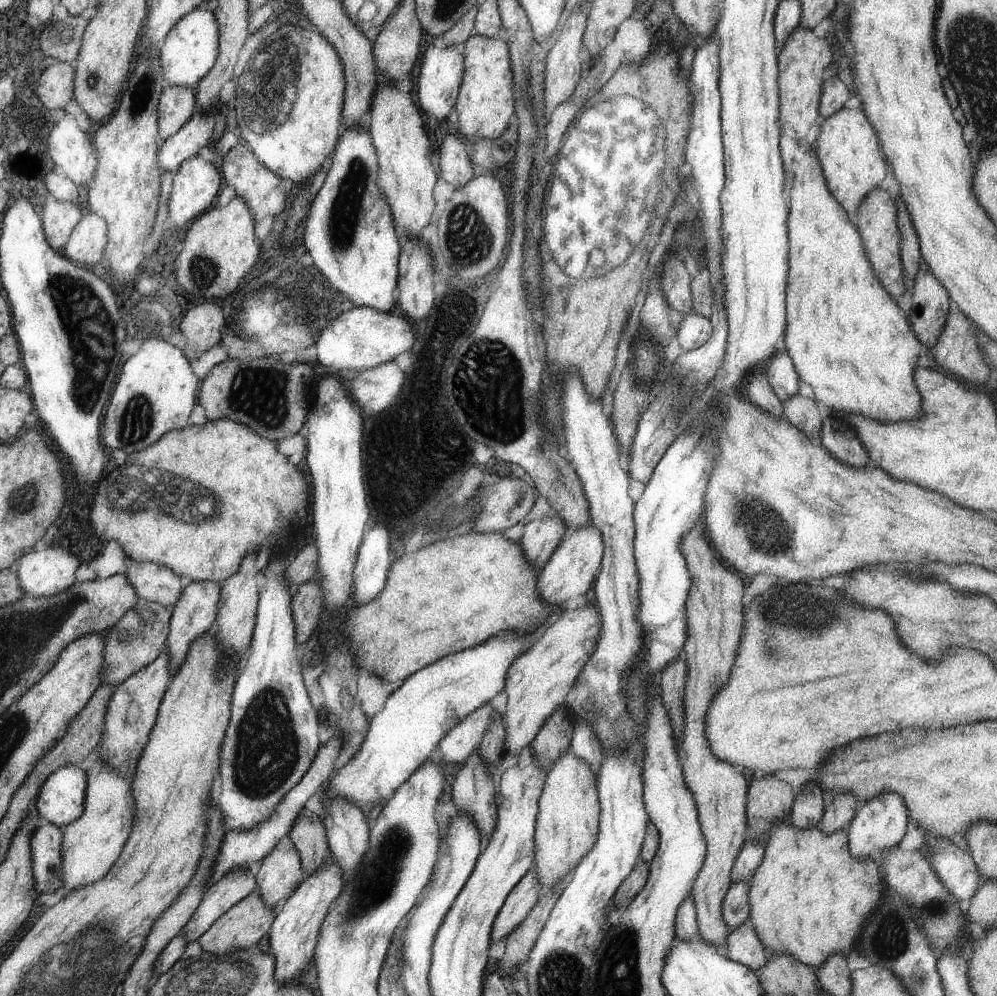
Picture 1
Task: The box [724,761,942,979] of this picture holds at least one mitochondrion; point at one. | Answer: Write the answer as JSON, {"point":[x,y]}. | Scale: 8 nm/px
{"point":[886,939]}

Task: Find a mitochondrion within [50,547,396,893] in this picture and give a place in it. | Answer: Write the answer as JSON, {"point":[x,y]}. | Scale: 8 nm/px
{"point":[267,750]}

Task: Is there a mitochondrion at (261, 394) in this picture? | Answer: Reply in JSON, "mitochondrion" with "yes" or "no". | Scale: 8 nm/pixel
{"mitochondrion":"yes"}

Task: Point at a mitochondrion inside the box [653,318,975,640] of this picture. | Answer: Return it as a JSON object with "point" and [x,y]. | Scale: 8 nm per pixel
{"point":[818,613]}

